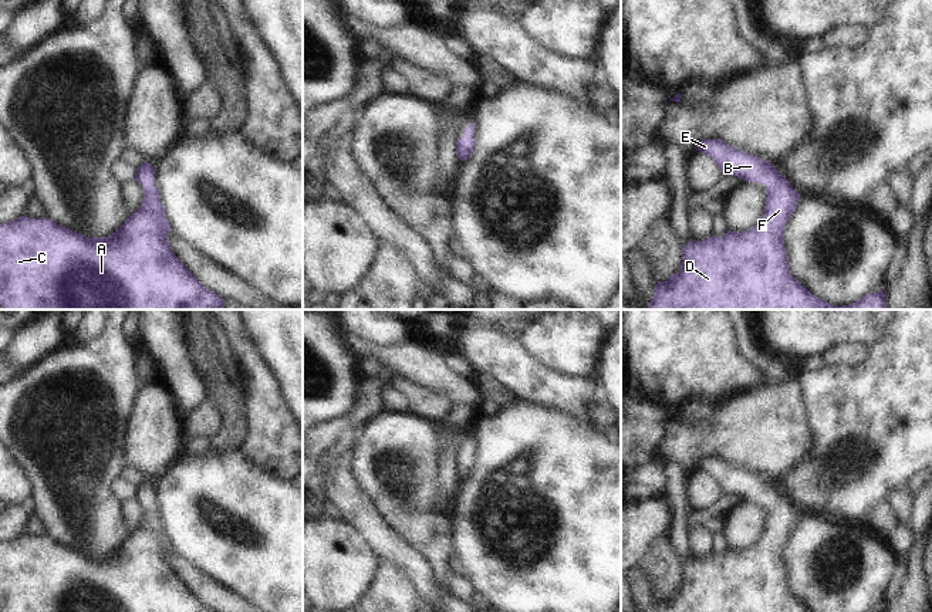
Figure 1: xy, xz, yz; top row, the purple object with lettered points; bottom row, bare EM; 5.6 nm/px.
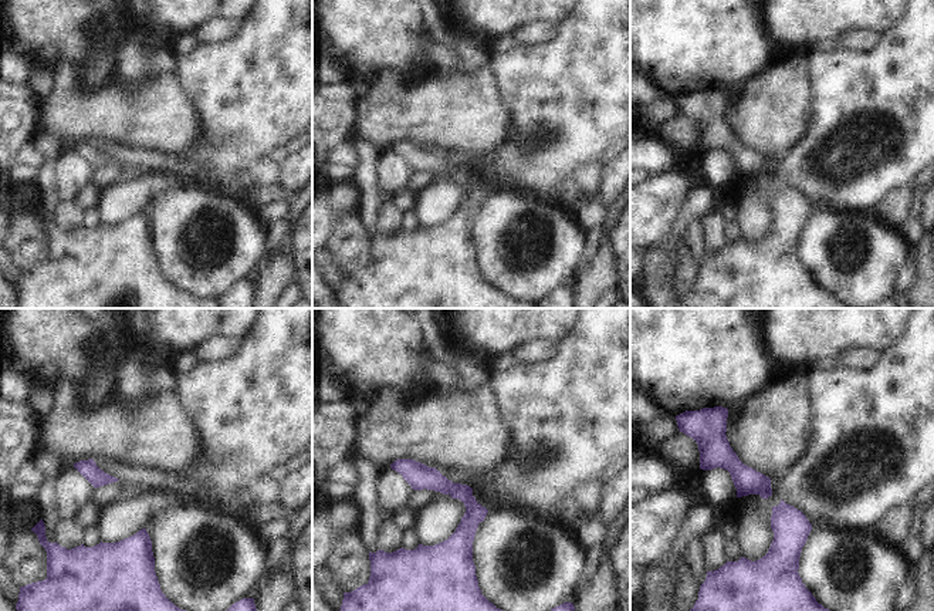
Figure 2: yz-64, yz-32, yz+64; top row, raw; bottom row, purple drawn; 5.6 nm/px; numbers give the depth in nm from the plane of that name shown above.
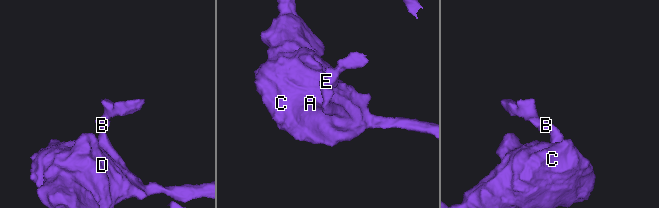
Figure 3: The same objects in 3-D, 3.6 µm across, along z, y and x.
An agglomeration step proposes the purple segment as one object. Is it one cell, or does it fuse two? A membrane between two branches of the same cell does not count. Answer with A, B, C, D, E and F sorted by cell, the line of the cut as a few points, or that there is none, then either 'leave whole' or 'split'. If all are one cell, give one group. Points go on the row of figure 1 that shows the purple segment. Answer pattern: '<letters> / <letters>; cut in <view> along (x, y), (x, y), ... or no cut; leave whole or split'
A B C D E F; no cut; leave whole

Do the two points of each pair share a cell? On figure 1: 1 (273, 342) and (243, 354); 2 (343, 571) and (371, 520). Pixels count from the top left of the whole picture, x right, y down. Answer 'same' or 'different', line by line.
1: different
2: different

